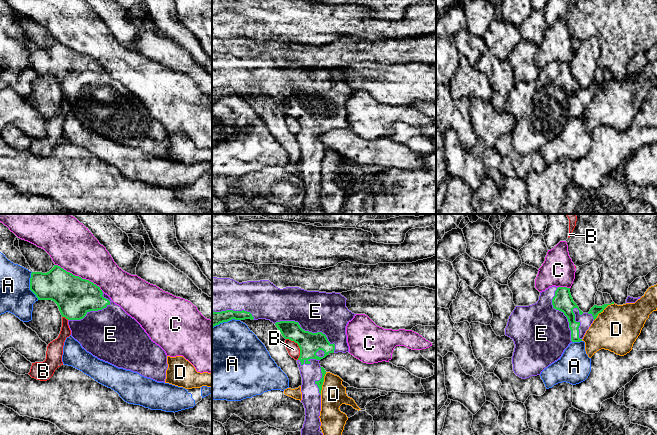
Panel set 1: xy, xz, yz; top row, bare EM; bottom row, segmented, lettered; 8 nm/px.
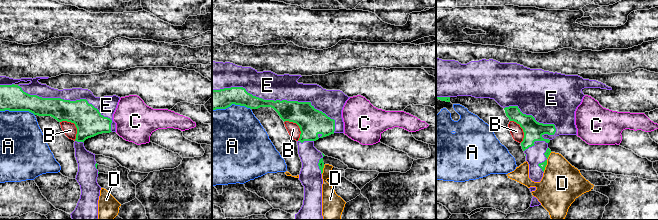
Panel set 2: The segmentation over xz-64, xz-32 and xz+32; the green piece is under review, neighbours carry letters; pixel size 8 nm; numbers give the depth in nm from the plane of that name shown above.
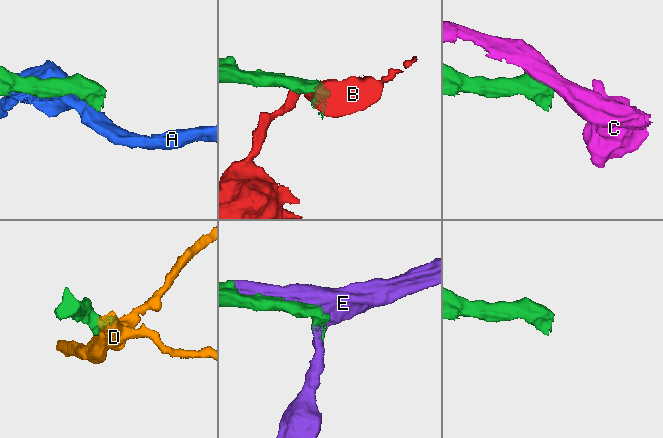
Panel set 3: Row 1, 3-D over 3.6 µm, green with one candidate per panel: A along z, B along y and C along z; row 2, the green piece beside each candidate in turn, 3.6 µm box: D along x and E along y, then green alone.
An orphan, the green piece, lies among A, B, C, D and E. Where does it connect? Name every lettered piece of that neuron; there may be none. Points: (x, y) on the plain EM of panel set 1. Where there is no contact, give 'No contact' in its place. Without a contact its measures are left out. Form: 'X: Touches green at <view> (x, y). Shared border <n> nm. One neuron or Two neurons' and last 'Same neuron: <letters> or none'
A: Touches green at xy (30, 62). Shared border 240 nm. Two neurons
B: Touches green at xz (298, 121). Shared border 200 nm. Two neurons
C: Touches green at xy (78, 52). Shared border 440 nm. Two neurons
D: Touches green at yz (603, 85). Shared border 220 nm. Two neurons
E: Touches green at xz (308, 107). Shared border 550 nm. One neuron
Same neuron: E

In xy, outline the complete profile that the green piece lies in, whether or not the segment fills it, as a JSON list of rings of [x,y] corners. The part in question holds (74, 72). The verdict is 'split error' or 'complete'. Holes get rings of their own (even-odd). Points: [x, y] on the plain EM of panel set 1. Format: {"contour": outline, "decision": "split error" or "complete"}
{"contour": [[[58,41],[47,49],[32,48],[30,66],[38,76],[54,77],[68,96],[71,112],[82,124],[100,136],[131,146],[157,158],[164,158],[168,144],[165,127],[153,118],[141,101],[93,58],[75,52]]], "decision": "split error"}

